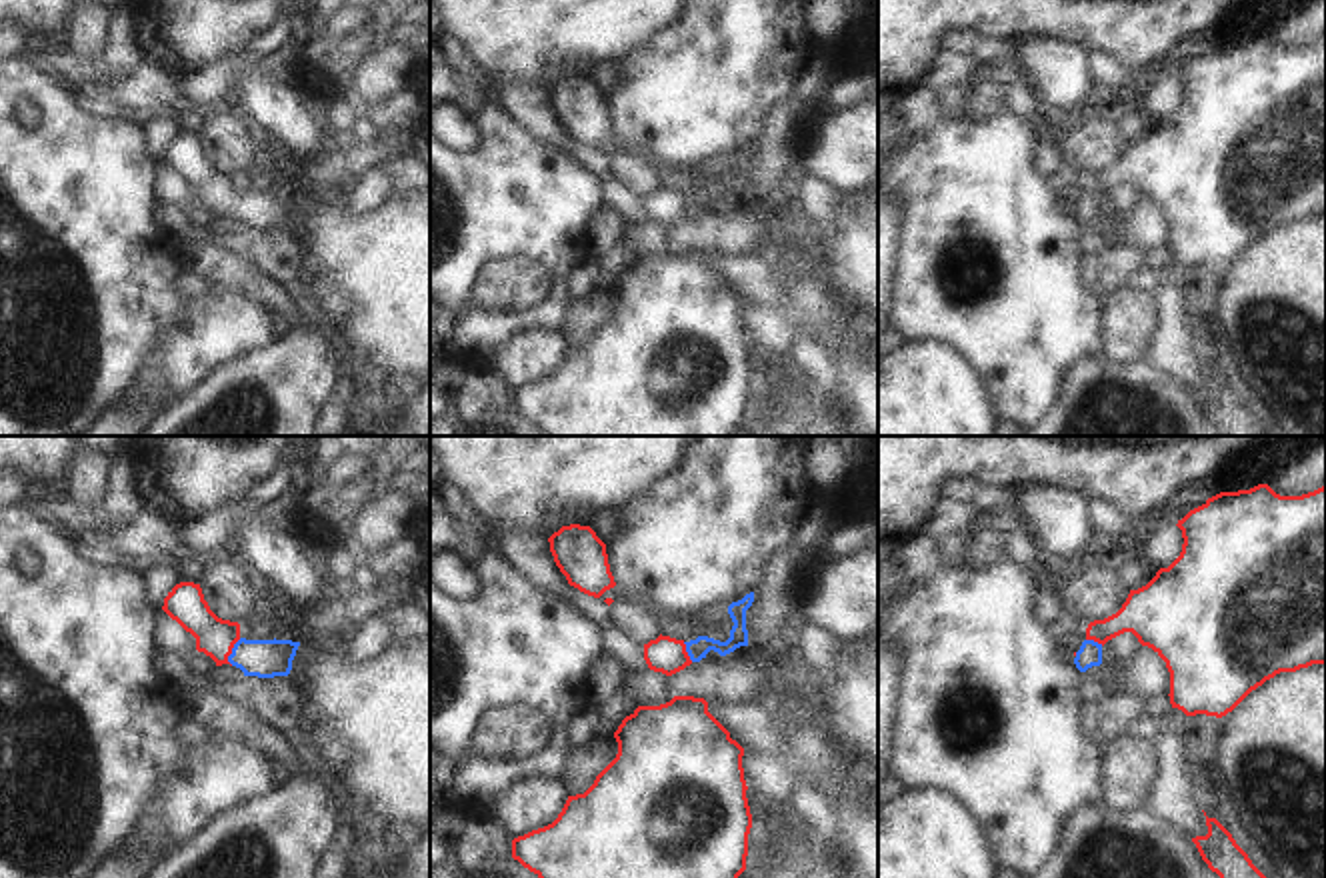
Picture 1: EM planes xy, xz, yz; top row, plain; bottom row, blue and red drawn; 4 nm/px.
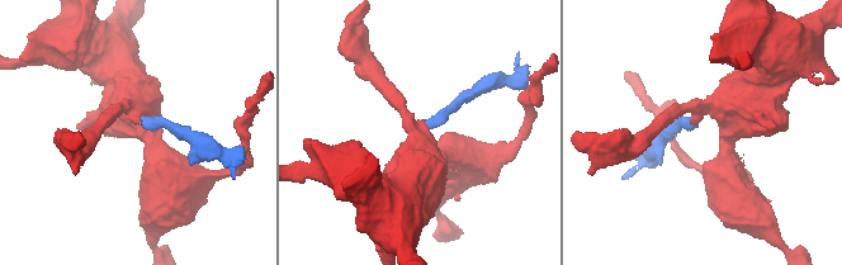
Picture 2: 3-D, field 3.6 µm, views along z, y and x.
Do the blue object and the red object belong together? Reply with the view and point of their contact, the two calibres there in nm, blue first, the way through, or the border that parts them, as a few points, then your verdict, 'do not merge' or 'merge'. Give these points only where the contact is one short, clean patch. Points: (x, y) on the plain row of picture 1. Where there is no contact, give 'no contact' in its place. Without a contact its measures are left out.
meets blue in xy at (232, 204); 160 nm thick on the blue side, 160 nm on the other; runs through xy (264, 210), (232, 204), (214, 188); merge

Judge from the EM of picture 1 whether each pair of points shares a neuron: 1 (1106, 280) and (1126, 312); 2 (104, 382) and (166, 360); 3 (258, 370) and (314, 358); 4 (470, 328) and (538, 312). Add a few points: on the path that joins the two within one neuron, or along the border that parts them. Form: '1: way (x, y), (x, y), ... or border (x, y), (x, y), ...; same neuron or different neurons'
1: border (1122, 284), (1104, 300); different neurons
2: border (160, 332), (144, 350), (132, 380), (108, 408); different neurons
3: way (272, 370), (296, 370), (300, 366); same neuron
4: way (486, 328), (522, 320); same neuron

